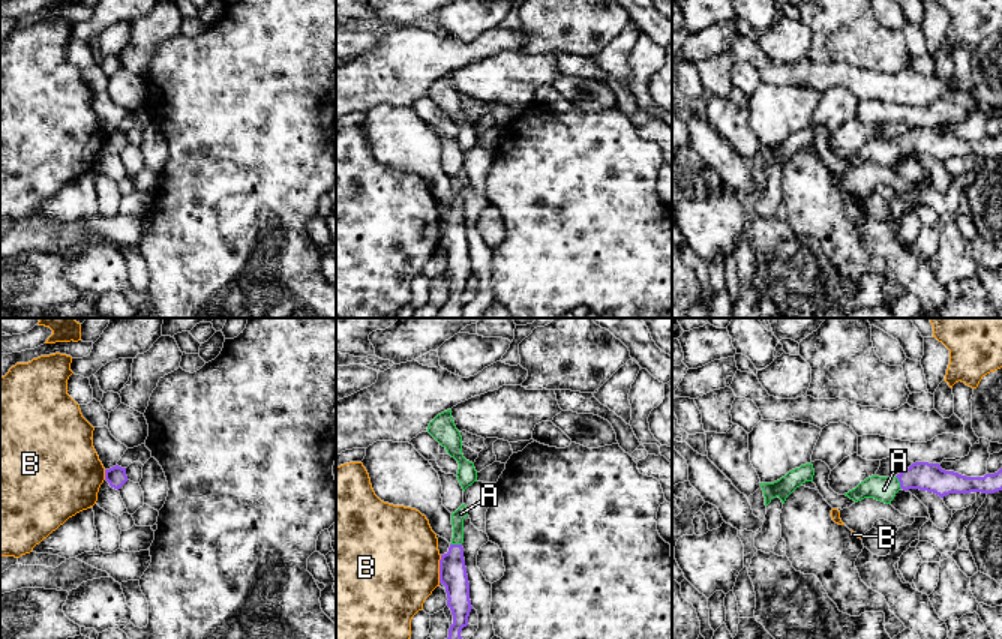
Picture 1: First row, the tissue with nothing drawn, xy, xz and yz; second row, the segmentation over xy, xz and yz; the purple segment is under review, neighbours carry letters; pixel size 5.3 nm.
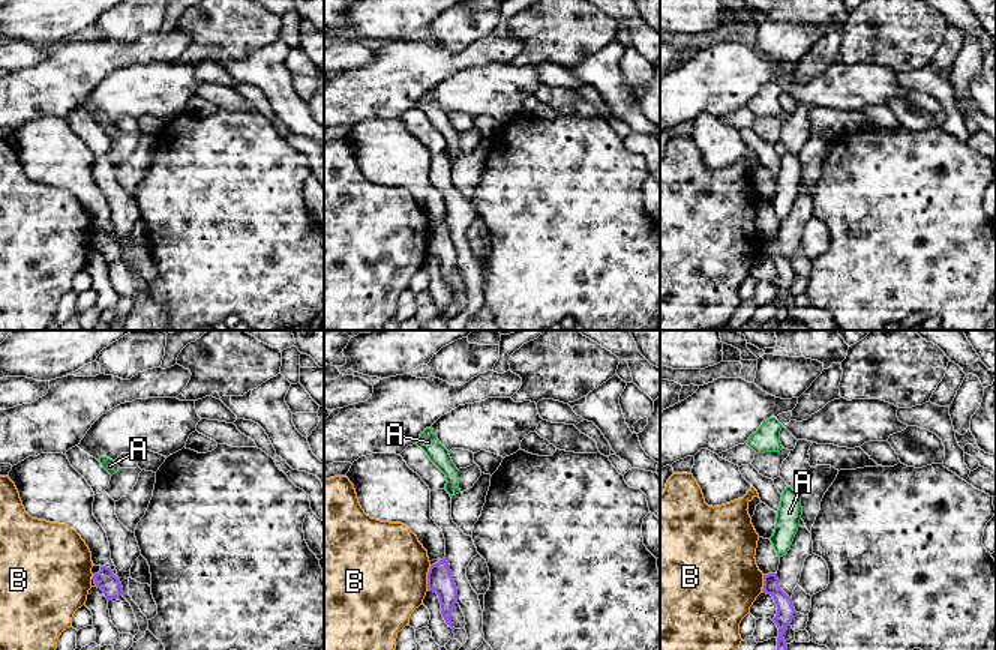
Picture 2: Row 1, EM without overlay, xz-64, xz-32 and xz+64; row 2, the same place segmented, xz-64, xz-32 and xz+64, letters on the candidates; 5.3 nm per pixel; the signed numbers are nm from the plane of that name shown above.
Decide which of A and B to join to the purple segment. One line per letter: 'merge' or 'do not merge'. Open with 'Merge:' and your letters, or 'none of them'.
Merge: A
A: merge
B: do not merge

